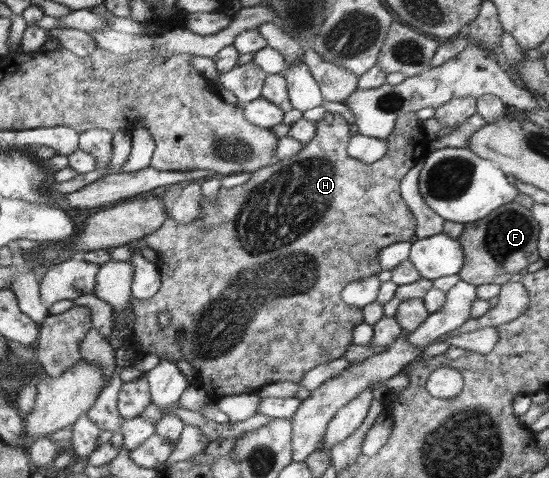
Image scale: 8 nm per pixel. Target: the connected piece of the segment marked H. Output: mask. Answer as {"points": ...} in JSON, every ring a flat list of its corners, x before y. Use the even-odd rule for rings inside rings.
{"points":[[409,112,397,118,393,131,387,137,387,153,375,163,363,163,359,159,349,157,347,146,351,139,350,116,329,113,316,121,317,130,313,139,306,143,297,155,289,159,283,159,276,164,261,167,251,174,251,178,237,187,223,187,217,190,215,200,201,198,202,217,198,217,190,223,181,224,172,219,169,209,165,208,163,224,153,233,145,235,142,240,145,245,152,248,158,254,157,265,160,269,159,292,149,299,131,298,135,314,135,325,133,327,133,339,135,339,138,354,147,354,157,359,167,361,185,360,193,369,197,369,195,386,203,389,212,401,217,401,227,395,241,395,242,393,255,394,264,385,277,381,301,381,307,371,313,367,323,365,329,361,344,357,347,349,354,339,356,326,365,323,362,308,355,308,342,300,343,289,352,282,366,278,378,277,384,269,379,264,381,249,393,243,410,241,416,235,416,219,409,206,403,201,400,194,400,181,405,174,423,159,428,153,429,140,424,132,422,120,416,112],[159,313,165,313,169,317,169,324,165,328,159,326]]}

